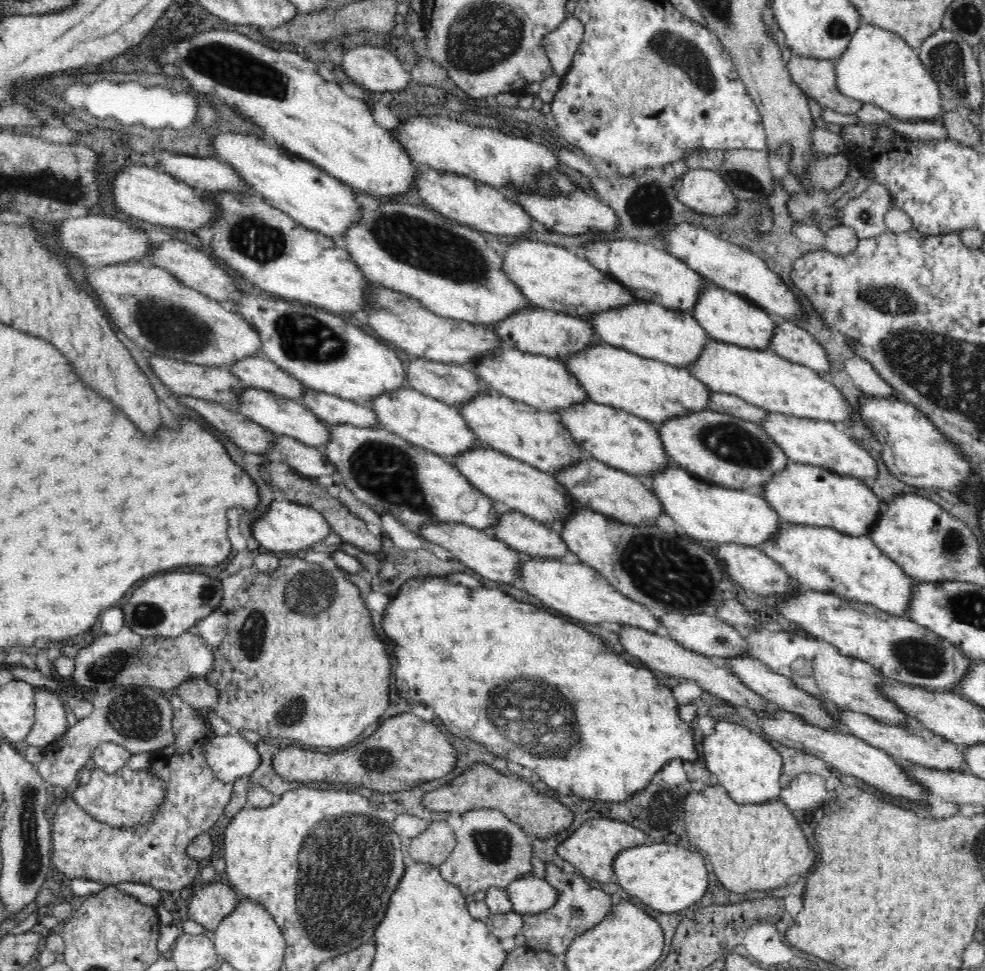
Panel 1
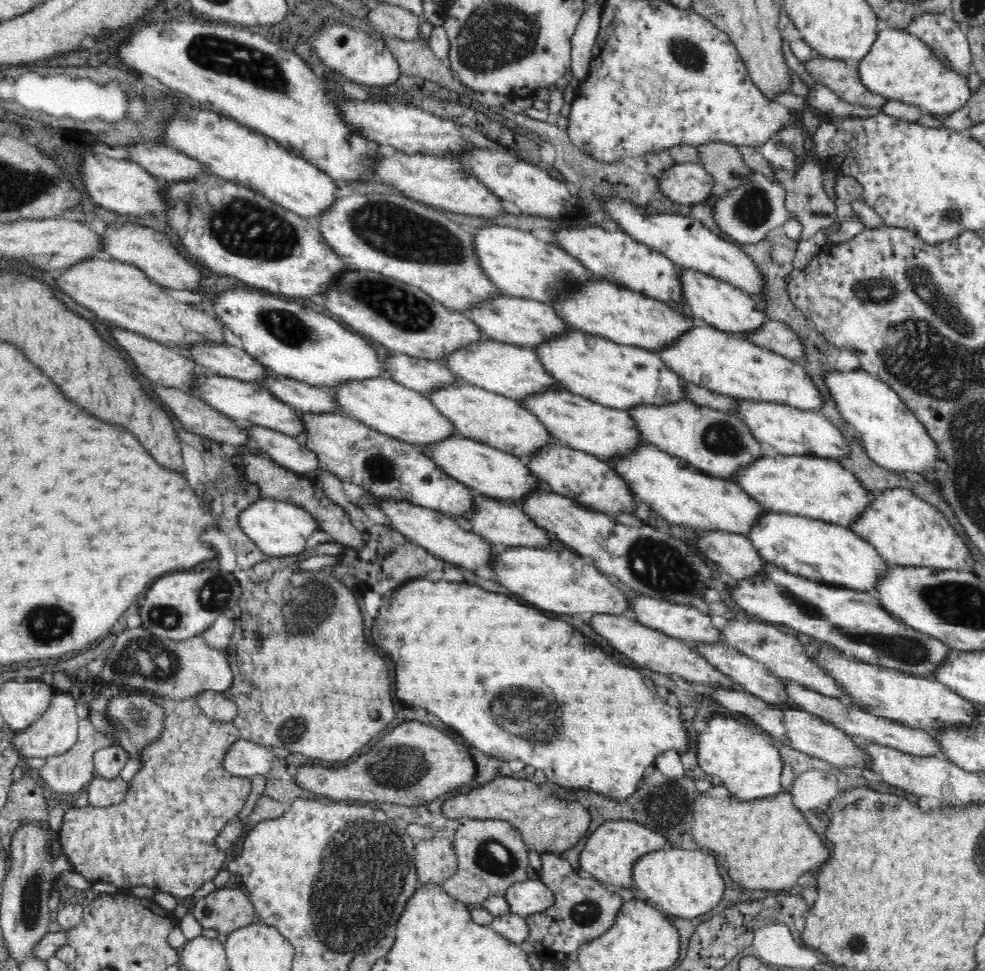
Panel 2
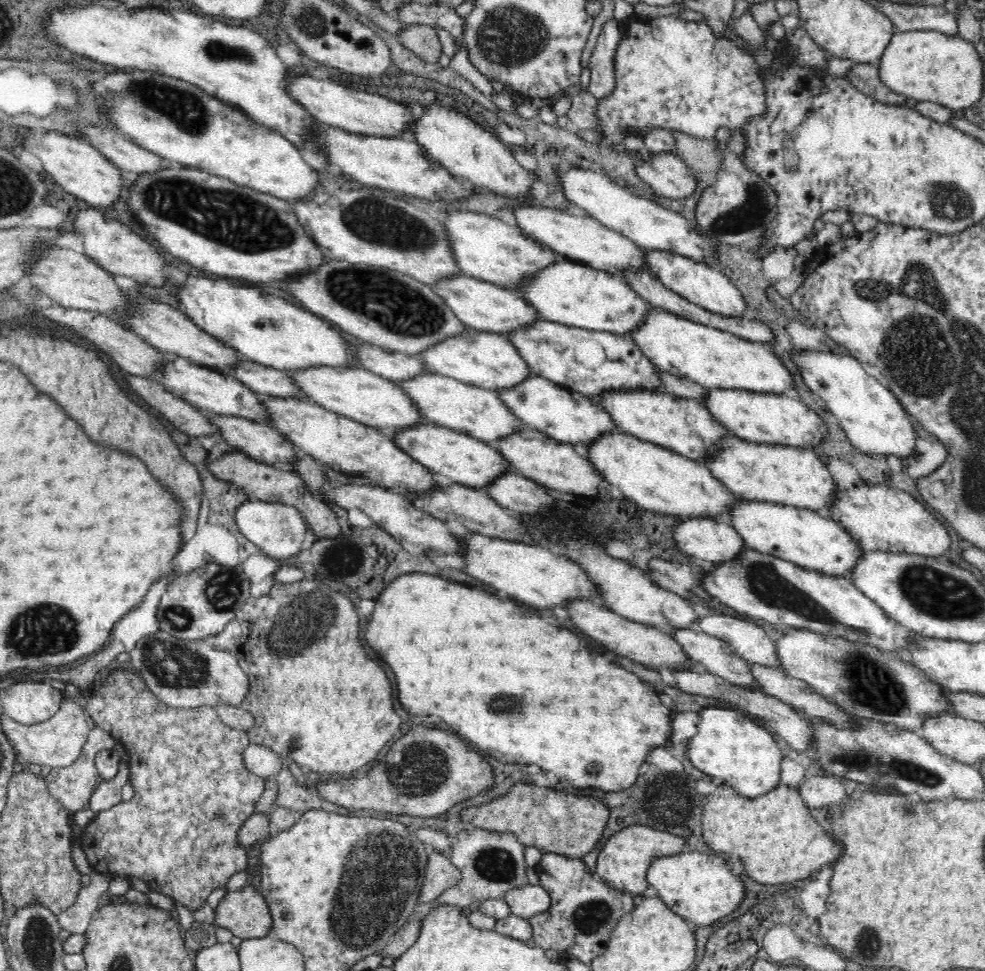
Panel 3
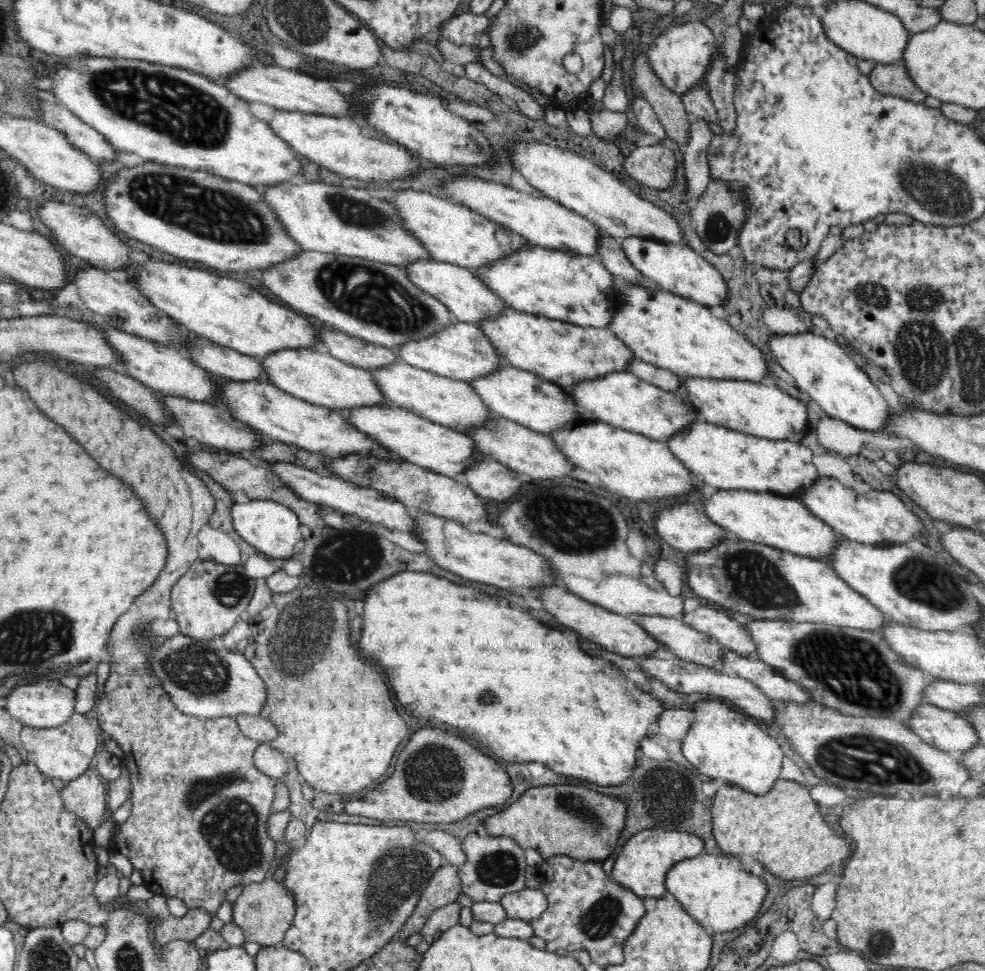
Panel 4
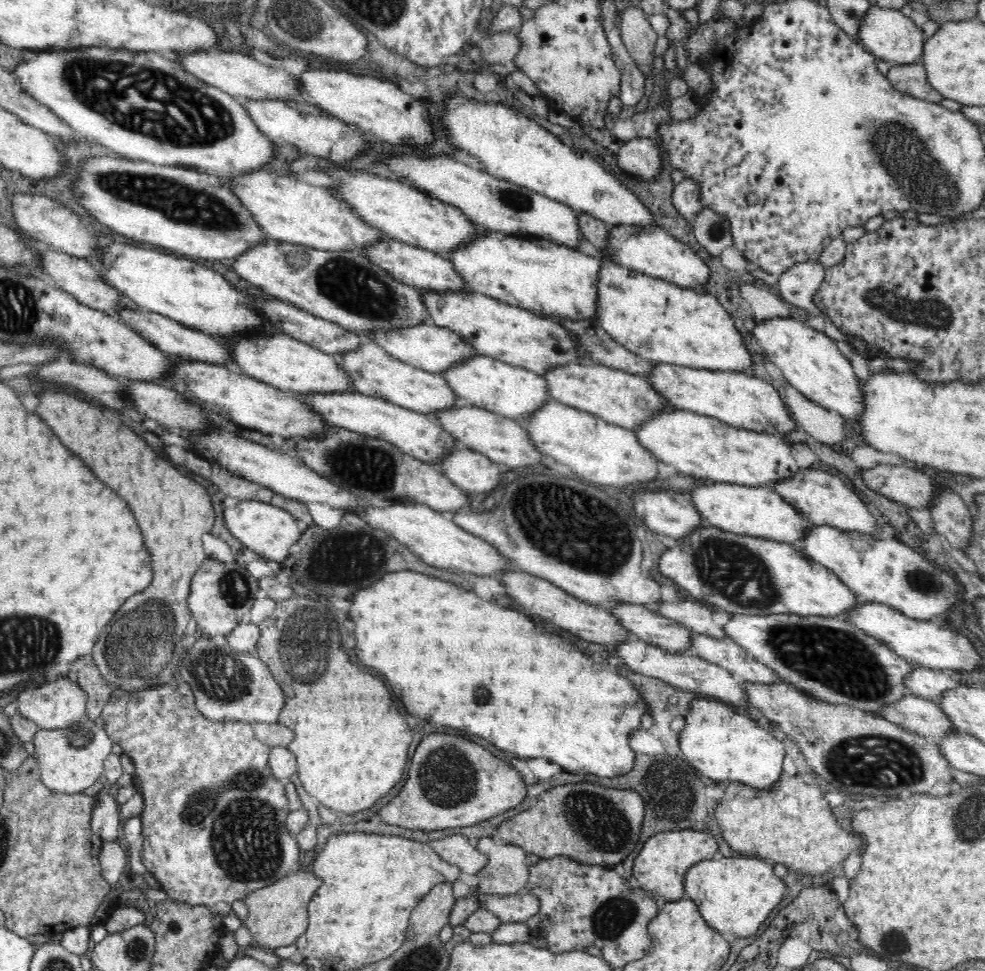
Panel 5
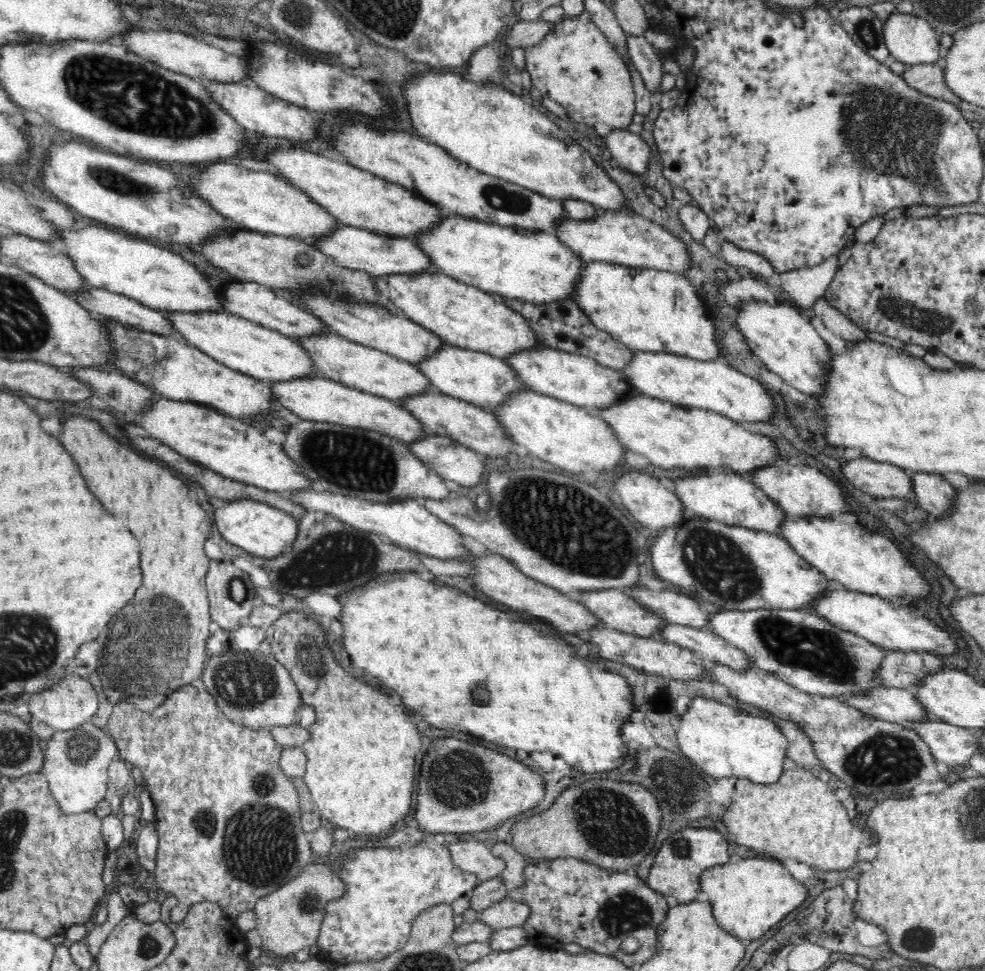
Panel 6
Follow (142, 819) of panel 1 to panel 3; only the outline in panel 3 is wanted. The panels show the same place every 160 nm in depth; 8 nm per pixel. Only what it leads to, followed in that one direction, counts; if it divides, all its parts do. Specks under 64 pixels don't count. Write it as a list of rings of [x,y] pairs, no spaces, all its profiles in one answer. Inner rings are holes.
[[[125,763],[118,765],[118,774],[110,780],[98,783],[90,796],[89,807],[95,812],[112,808],[113,805],[120,804],[123,800],[121,790],[130,781],[130,769]]]

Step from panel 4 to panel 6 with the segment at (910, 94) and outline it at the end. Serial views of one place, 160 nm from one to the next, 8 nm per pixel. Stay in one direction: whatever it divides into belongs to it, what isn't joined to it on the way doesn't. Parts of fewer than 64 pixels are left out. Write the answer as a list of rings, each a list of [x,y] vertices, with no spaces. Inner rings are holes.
[[[938,63],[909,65],[901,78],[913,90],[955,105],[960,104],[960,97],[944,84],[944,75]]]

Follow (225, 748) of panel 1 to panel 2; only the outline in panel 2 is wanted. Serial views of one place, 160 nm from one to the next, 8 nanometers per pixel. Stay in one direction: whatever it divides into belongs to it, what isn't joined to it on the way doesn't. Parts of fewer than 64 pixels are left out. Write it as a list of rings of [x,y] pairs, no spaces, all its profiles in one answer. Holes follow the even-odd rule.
[[[240,738],[227,750],[222,765],[230,774],[250,779],[256,774],[268,774],[275,761],[275,754],[270,747]]]

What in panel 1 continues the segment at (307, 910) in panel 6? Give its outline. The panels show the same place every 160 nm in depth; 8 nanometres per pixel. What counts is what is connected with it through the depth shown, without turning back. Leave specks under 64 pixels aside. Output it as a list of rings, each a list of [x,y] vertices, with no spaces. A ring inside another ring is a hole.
[[[218,879],[210,882],[210,886],[202,884],[202,890],[198,894],[193,894],[192,902],[187,904],[187,916],[190,920],[200,922],[205,930],[214,931],[228,916],[238,902],[239,896],[229,884],[223,884]]]

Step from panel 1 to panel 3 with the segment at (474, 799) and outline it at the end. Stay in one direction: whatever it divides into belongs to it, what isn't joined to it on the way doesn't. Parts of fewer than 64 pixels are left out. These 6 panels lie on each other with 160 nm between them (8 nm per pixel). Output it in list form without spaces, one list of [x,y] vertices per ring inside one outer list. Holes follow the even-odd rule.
[[[529,780],[514,784],[504,796],[496,798],[495,801],[464,809],[460,812],[460,818],[464,823],[470,822],[478,828],[494,832],[510,832],[523,845],[534,846],[543,853],[556,853],[582,859],[600,844],[602,832],[610,818],[610,812],[608,812],[608,805],[600,802],[600,799],[596,797],[572,796],[572,794],[565,794],[560,788],[545,785],[541,780]]]

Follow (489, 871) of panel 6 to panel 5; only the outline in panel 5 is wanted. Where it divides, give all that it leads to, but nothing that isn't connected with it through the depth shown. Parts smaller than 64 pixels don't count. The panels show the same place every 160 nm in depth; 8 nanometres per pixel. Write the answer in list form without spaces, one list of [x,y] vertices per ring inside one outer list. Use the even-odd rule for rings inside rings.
[[[461,834],[432,840],[429,845],[450,864],[456,865],[464,874],[474,874],[484,868],[486,855],[482,854],[470,839]]]

